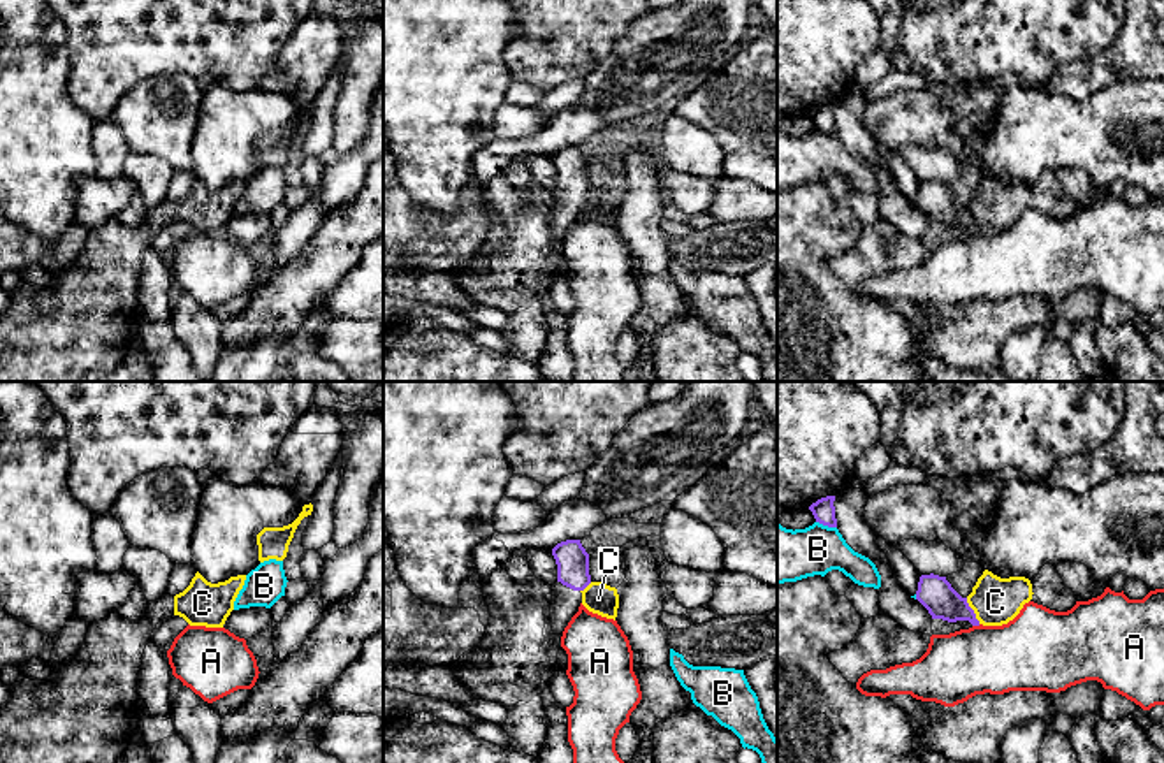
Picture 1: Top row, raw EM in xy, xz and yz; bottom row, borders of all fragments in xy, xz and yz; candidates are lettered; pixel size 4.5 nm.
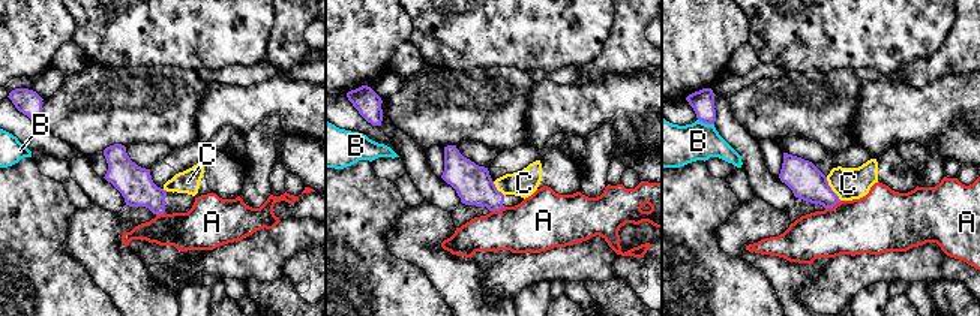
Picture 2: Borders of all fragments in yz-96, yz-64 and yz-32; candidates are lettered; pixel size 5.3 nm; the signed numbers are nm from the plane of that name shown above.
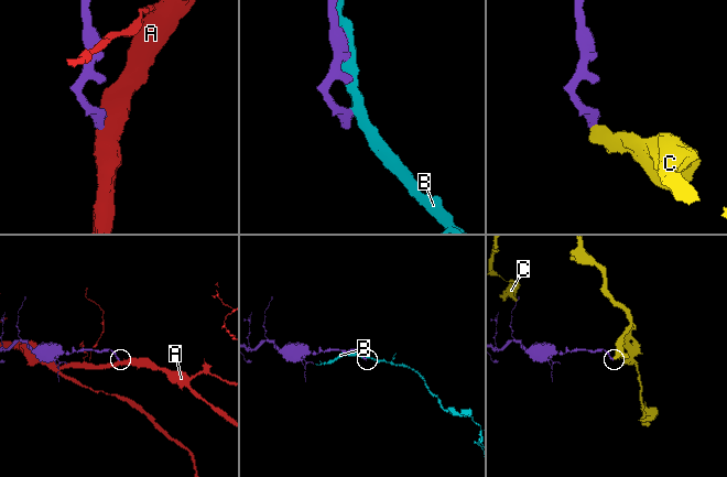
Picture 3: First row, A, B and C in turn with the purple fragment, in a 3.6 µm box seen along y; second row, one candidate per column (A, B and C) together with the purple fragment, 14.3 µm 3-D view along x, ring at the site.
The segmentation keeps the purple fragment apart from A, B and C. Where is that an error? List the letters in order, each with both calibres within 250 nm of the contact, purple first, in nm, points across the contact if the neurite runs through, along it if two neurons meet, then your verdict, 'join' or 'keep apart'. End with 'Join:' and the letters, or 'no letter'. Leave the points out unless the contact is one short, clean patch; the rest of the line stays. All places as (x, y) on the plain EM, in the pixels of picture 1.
A: 160/320 nm | along yz (980, 231), (973, 232) | keep apart
B: 110/240 nm | keep apart
C: 160/220 nm | along yz (966, 204), (980, 229) | keep apart
Join: no letter

